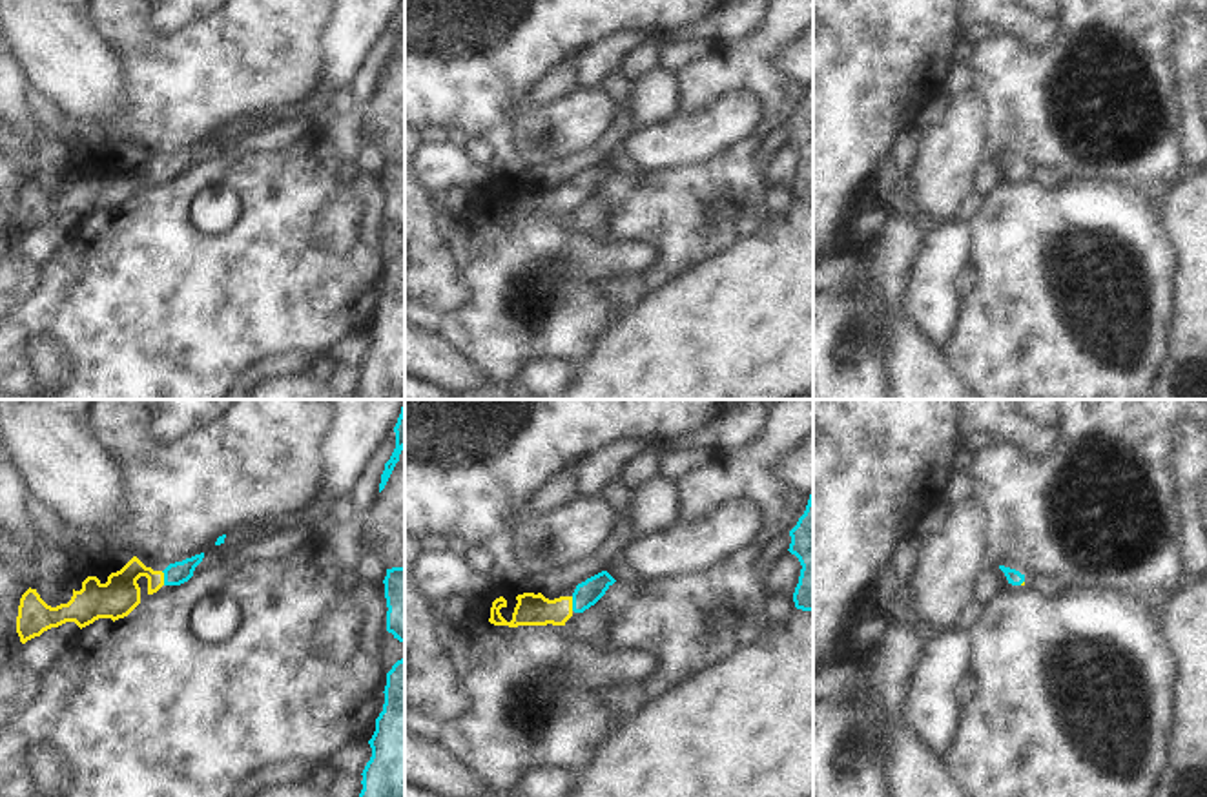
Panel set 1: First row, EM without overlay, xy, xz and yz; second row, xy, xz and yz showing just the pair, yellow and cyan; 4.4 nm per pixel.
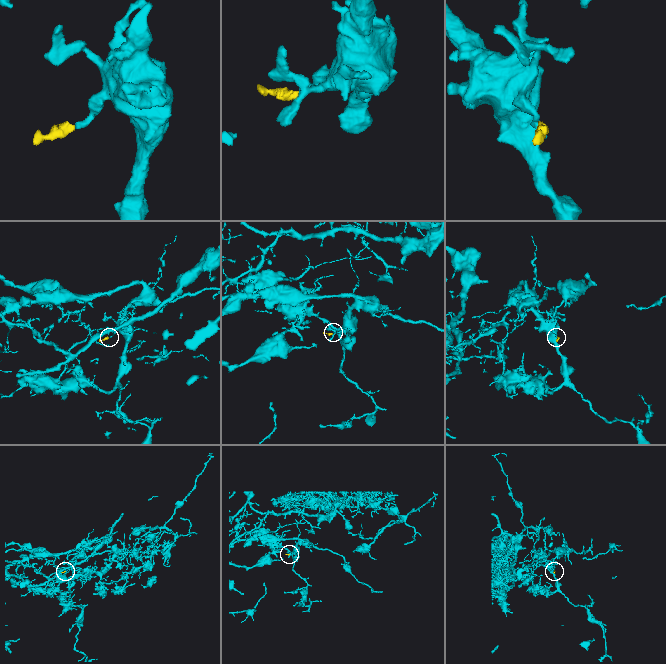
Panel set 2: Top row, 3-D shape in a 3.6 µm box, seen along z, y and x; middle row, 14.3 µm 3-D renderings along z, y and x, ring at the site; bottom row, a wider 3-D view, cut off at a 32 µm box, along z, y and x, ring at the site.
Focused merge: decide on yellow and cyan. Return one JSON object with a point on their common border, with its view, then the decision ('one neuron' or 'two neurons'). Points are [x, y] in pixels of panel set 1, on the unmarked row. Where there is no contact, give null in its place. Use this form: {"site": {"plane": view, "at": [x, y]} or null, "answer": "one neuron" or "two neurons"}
{"site": {"plane": "xy", "at": [163, 170]}, "answer": "one neuron"}

